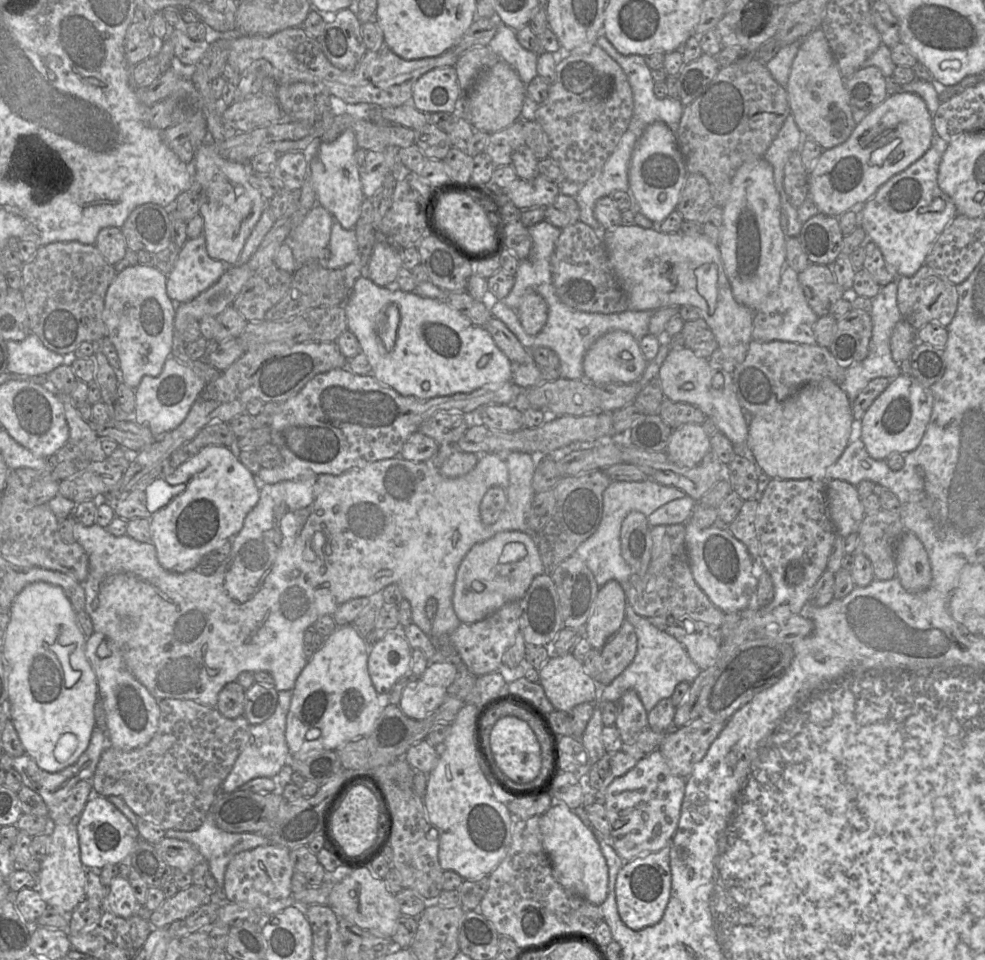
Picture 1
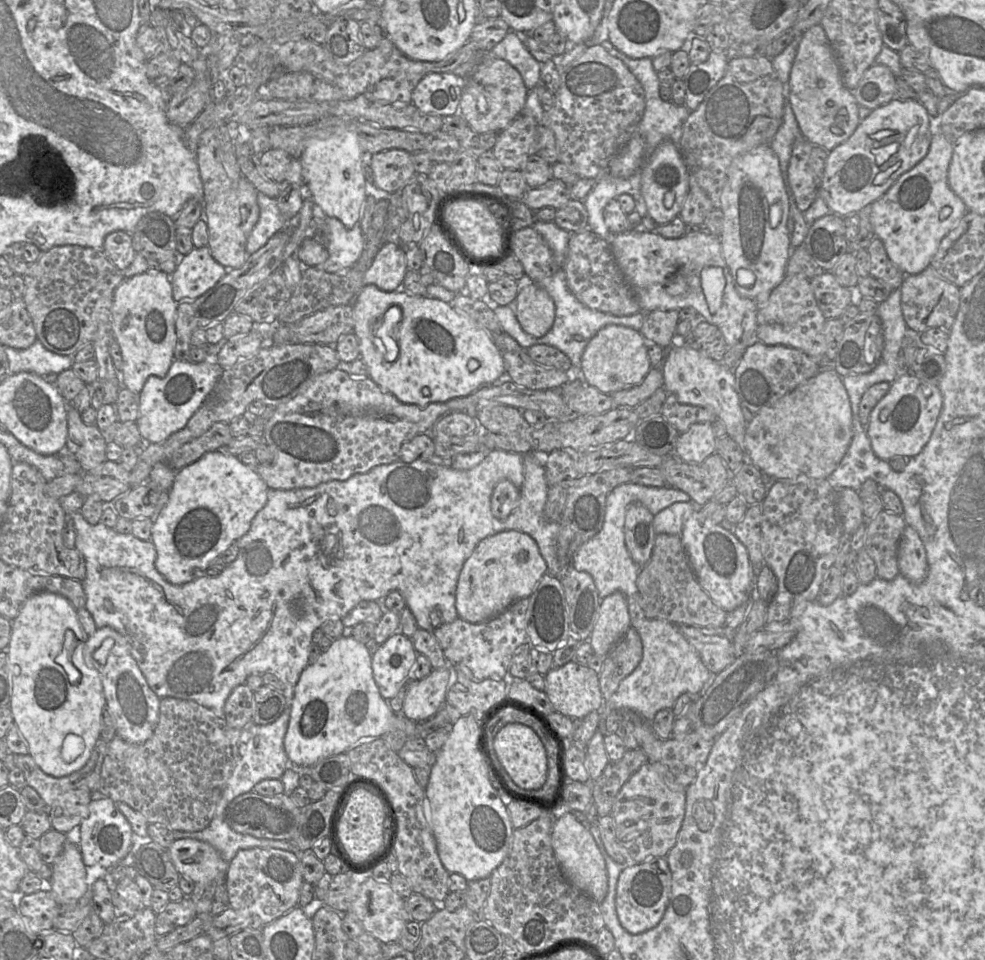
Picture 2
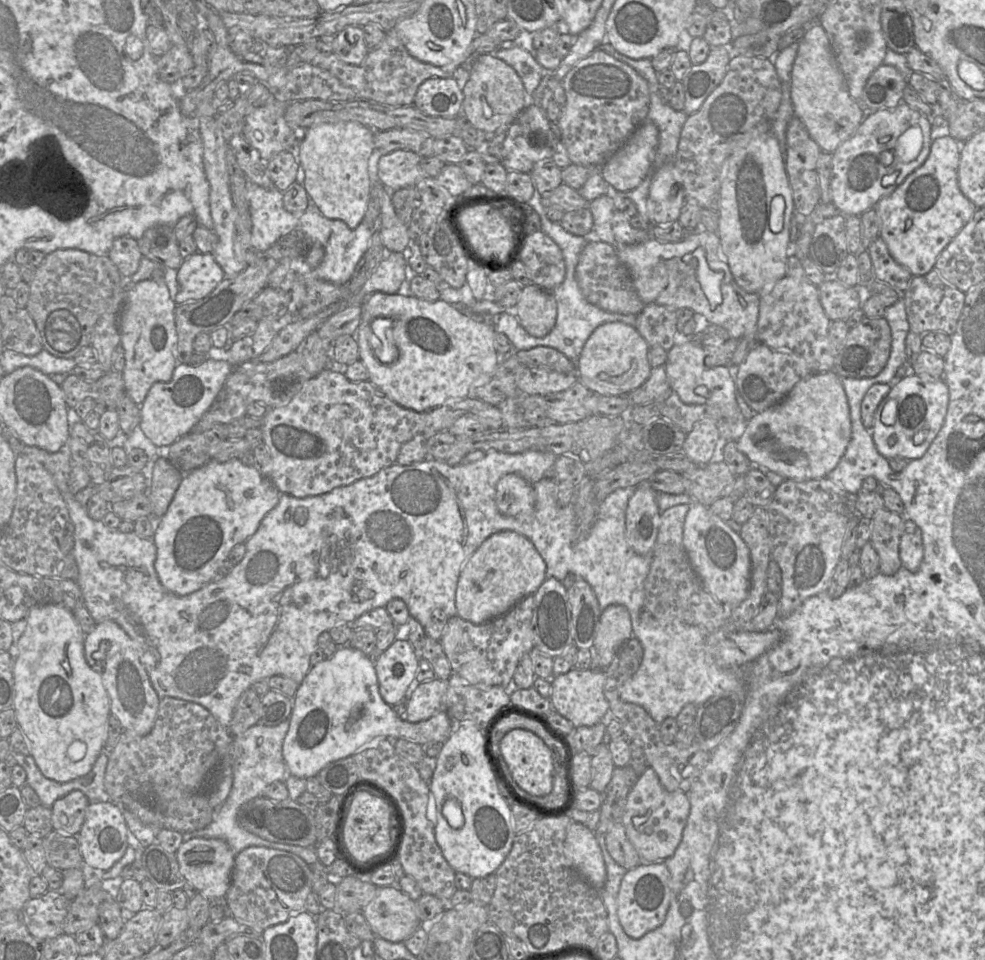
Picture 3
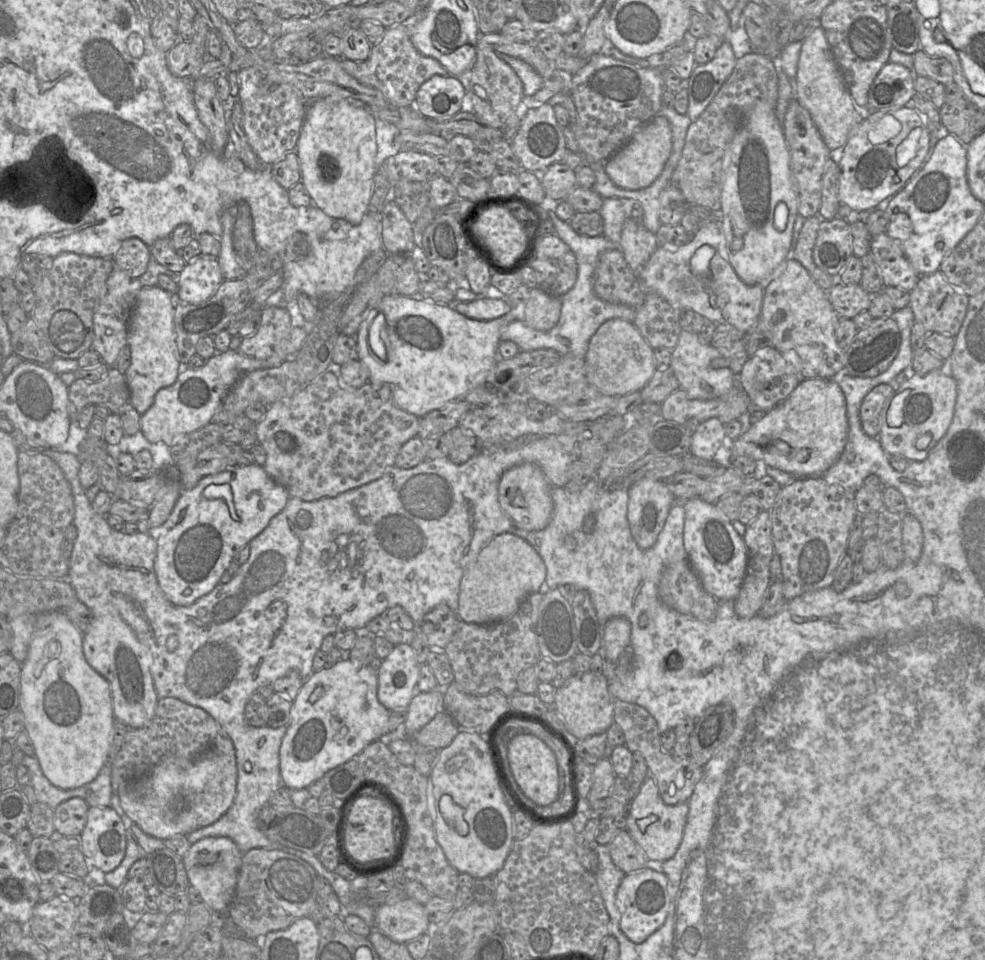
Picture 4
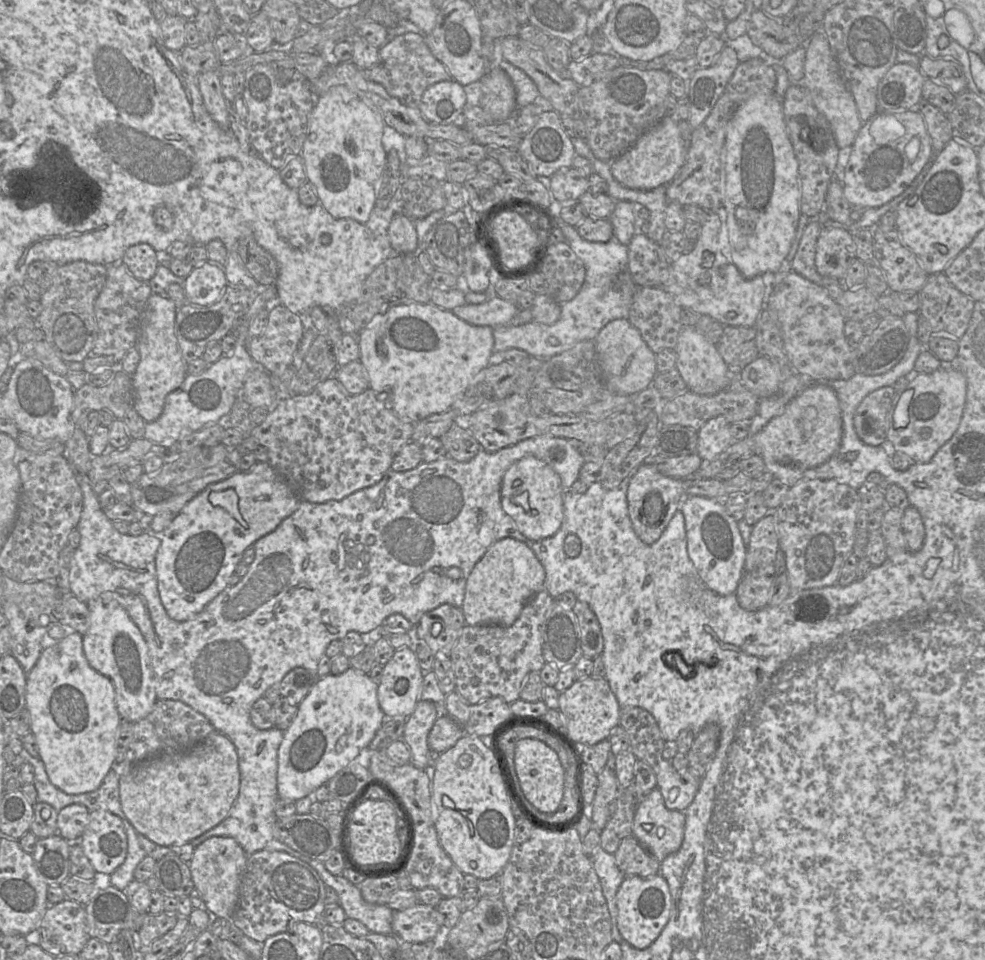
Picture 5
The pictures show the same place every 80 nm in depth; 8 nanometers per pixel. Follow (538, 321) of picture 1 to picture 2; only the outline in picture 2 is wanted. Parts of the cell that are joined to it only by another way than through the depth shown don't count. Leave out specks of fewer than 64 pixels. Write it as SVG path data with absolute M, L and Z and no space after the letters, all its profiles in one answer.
M522 283L516 299L507 306L514 311L523 330L535 338L543 337L553 325L554 301L537 283Z

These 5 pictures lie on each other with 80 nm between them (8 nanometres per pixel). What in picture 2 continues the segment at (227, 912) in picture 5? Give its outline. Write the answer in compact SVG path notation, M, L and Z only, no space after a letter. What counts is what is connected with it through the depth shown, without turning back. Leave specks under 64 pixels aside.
M191 838L176 839L168 851L175 868L181 876L189 877L195 883L202 883L204 885L217 886L223 881L226 885L226 874L229 863L209 843Z

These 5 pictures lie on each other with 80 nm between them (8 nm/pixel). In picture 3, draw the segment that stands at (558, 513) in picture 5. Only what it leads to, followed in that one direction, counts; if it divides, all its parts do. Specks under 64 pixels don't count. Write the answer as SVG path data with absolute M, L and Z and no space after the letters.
M514 473L502 476L496 485L496 505L505 516L531 518L535 505L533 485Z

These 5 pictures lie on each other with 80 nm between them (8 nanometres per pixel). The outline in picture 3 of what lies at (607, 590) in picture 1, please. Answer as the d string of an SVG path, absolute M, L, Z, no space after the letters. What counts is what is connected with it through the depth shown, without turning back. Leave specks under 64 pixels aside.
M610 605L600 614L600 623L593 651L600 657L603 668L607 668L620 646L632 636L631 618L623 605Z

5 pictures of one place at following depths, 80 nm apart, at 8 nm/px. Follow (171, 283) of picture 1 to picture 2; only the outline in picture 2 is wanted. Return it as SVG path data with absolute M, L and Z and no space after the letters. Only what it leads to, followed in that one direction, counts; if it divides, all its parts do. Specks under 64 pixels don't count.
M208 246L194 247L188 254L180 256L177 267L170 276L172 297L176 303L195 300L213 288L225 274L225 267L213 258Z

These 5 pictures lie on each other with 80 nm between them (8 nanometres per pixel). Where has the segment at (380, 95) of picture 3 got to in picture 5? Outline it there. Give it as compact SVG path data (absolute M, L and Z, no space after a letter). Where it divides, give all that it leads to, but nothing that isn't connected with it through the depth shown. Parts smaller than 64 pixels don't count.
M405 32L398 35L391 40L387 40L381 47L379 47L379 56L377 63L369 69L361 69L365 78L376 82L384 87L386 92L400 100L409 107L418 107L424 91L431 85L452 79L449 72L430 51L423 34L414 32Z

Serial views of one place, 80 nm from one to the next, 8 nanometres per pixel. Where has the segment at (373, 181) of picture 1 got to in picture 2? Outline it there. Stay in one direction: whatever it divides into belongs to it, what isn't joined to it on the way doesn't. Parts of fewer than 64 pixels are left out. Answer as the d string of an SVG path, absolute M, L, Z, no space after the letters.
M389 149L372 154L371 168L380 194L401 190L415 175L412 154L401 149Z

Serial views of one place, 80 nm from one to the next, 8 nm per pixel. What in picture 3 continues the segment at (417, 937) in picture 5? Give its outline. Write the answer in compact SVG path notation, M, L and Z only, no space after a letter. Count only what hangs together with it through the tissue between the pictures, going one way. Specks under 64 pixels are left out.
M397 886L378 887L375 897L361 910L372 932L392 943L403 943L421 925L415 901L400 891Z

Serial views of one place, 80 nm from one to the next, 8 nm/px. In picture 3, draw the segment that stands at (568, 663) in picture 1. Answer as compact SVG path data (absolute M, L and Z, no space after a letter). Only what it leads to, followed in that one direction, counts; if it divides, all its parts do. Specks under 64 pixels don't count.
M572 668L569 672L554 676L551 679L549 700L552 708L569 720L574 728L593 726L600 721L606 721L610 714L610 706L604 696L604 672L591 670L577 670Z

